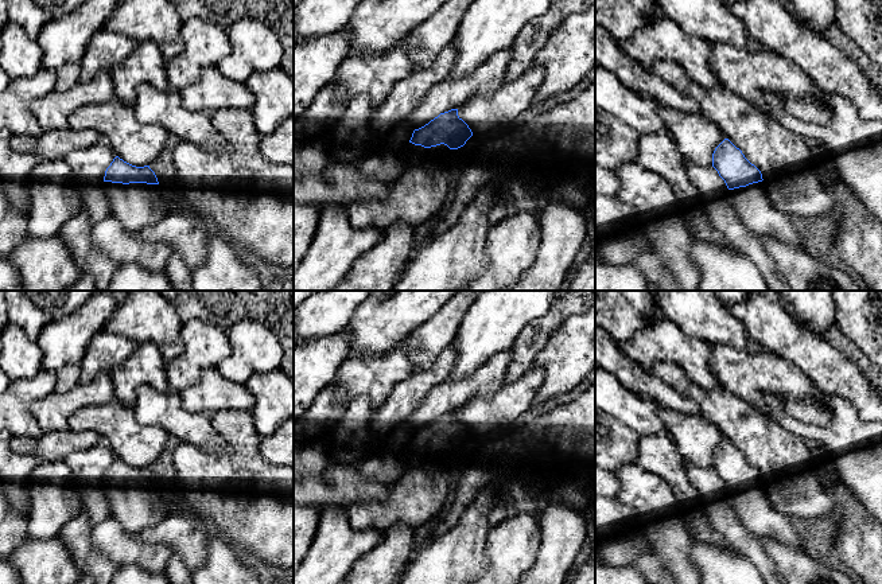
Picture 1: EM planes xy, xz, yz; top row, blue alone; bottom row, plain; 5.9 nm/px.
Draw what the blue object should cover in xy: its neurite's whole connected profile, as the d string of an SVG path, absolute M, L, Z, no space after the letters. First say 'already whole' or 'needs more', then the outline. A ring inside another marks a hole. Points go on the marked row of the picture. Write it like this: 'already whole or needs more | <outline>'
needs more | M116 156L106 168L104 191L109 200L110 215L125 231L139 233L168 214L158 184L158 178L149 166L136 167Z

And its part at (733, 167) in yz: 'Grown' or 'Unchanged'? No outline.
Grown

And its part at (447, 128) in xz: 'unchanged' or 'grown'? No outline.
grown

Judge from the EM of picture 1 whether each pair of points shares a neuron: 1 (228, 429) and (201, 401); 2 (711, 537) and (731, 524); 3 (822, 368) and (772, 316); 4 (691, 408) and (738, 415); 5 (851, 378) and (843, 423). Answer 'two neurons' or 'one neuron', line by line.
1: two neurons
2: two neurons
3: one neuron
4: two neurons
5: two neurons

